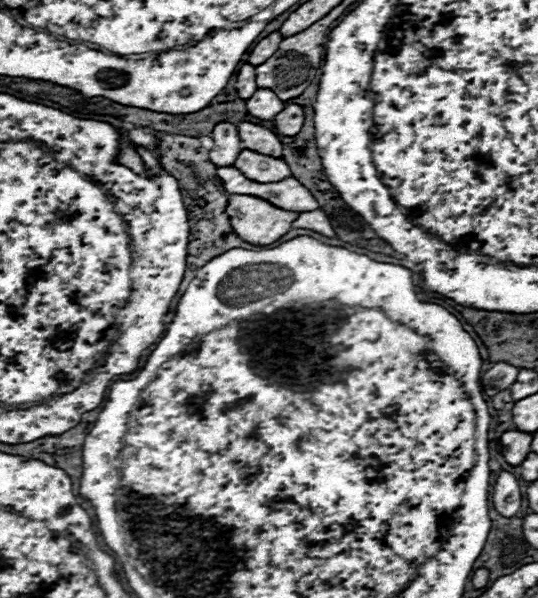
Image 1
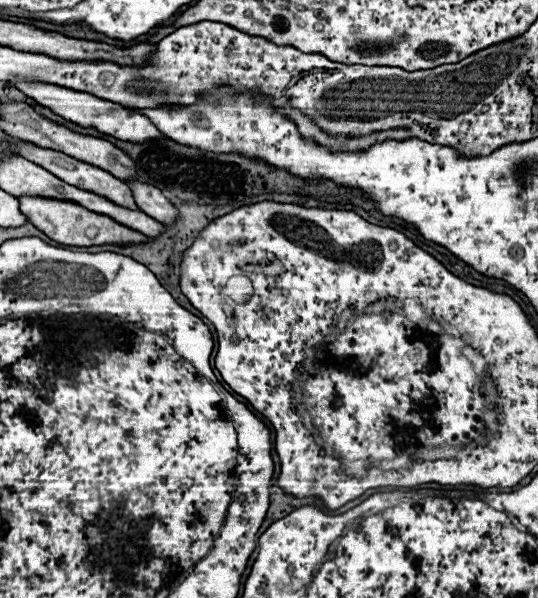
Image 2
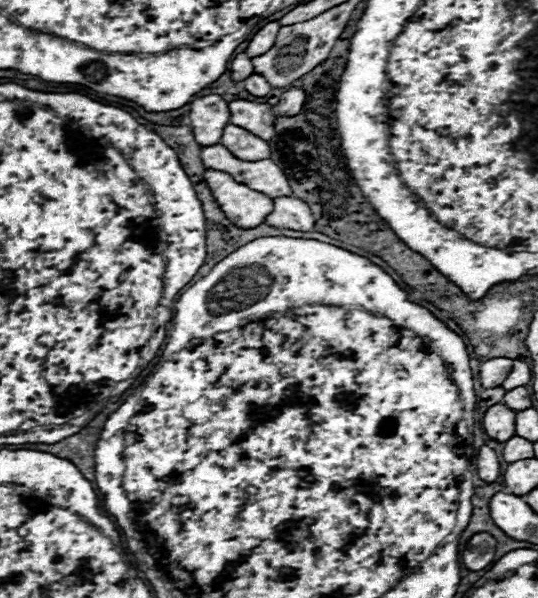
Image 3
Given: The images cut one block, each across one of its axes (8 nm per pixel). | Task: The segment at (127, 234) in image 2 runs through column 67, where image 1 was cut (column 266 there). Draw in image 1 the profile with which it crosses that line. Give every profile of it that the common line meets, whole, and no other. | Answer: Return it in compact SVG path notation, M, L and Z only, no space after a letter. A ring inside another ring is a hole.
M228 194L226 212L234 232L242 240L258 246L276 242L292 228L292 222L298 216L296 212L276 208L262 198L246 194Z

